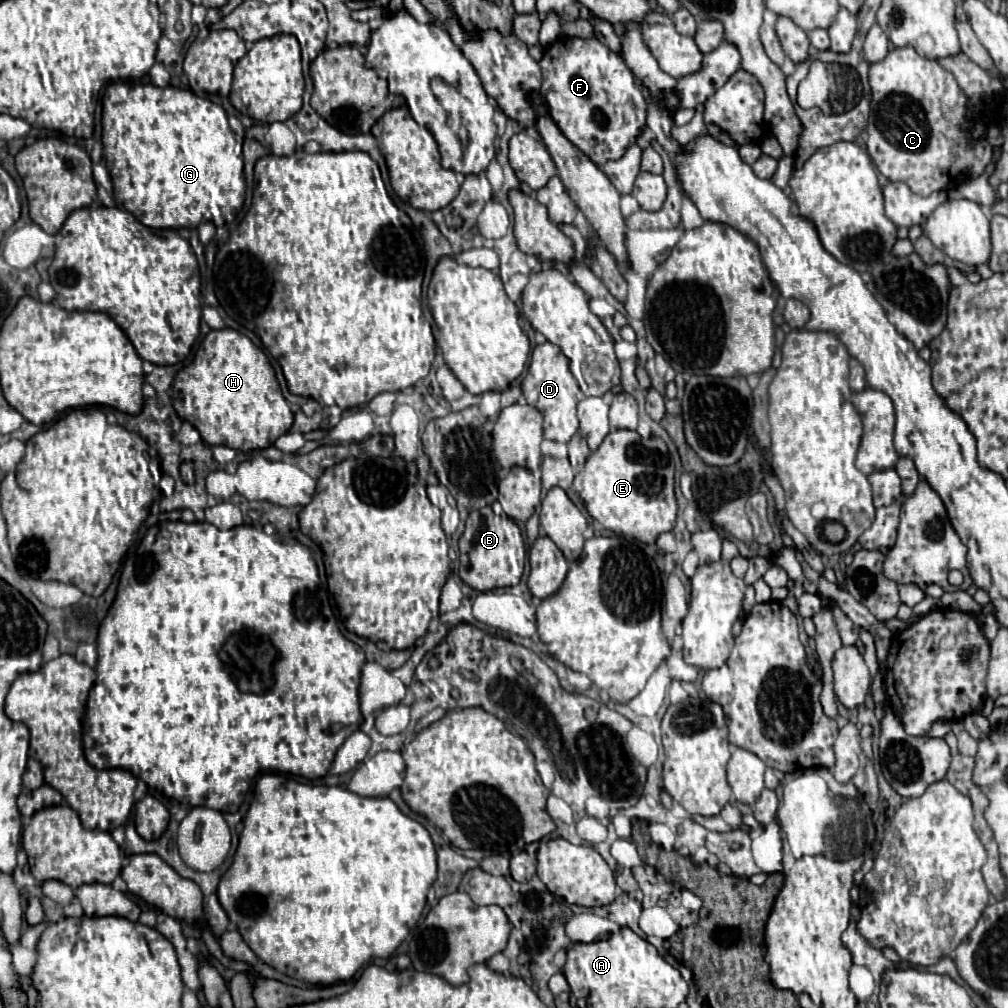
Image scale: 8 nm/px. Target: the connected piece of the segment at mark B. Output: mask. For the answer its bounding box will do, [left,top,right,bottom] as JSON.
[460,506,526,590]

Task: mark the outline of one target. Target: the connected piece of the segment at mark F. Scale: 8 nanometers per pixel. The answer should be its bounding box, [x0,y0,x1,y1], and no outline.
[540,38,646,166]

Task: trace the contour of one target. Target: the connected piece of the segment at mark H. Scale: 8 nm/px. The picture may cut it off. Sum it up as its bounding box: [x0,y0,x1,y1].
[172,328,294,452]

